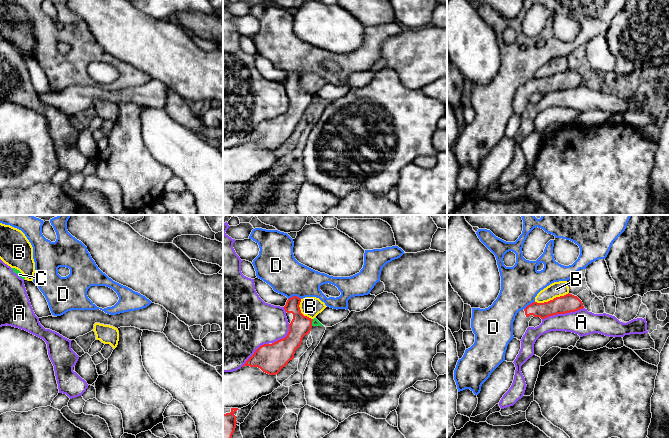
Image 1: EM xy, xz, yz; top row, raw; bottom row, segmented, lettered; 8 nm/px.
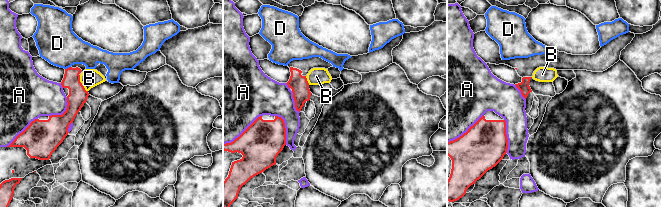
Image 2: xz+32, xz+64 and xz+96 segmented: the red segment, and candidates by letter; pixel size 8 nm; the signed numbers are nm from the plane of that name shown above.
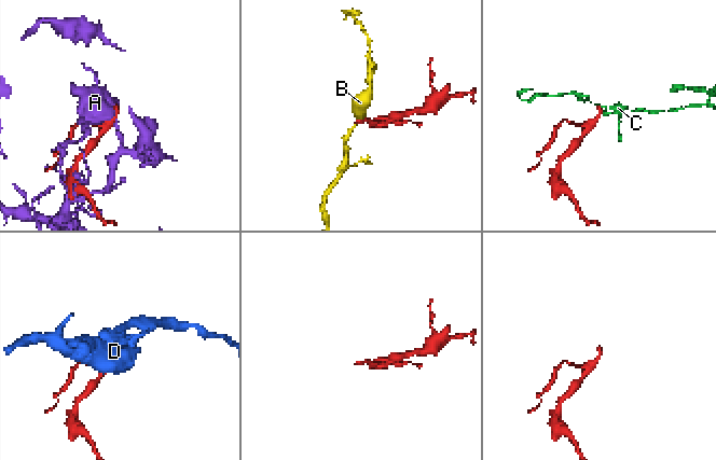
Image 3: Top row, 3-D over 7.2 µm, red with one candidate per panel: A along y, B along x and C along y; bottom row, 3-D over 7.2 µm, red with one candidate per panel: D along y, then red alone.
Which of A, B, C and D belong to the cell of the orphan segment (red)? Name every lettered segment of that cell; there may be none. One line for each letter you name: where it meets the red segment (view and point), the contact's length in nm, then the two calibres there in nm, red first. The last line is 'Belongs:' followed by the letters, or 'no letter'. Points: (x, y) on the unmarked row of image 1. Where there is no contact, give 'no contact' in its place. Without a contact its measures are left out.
Belongs: no letter

